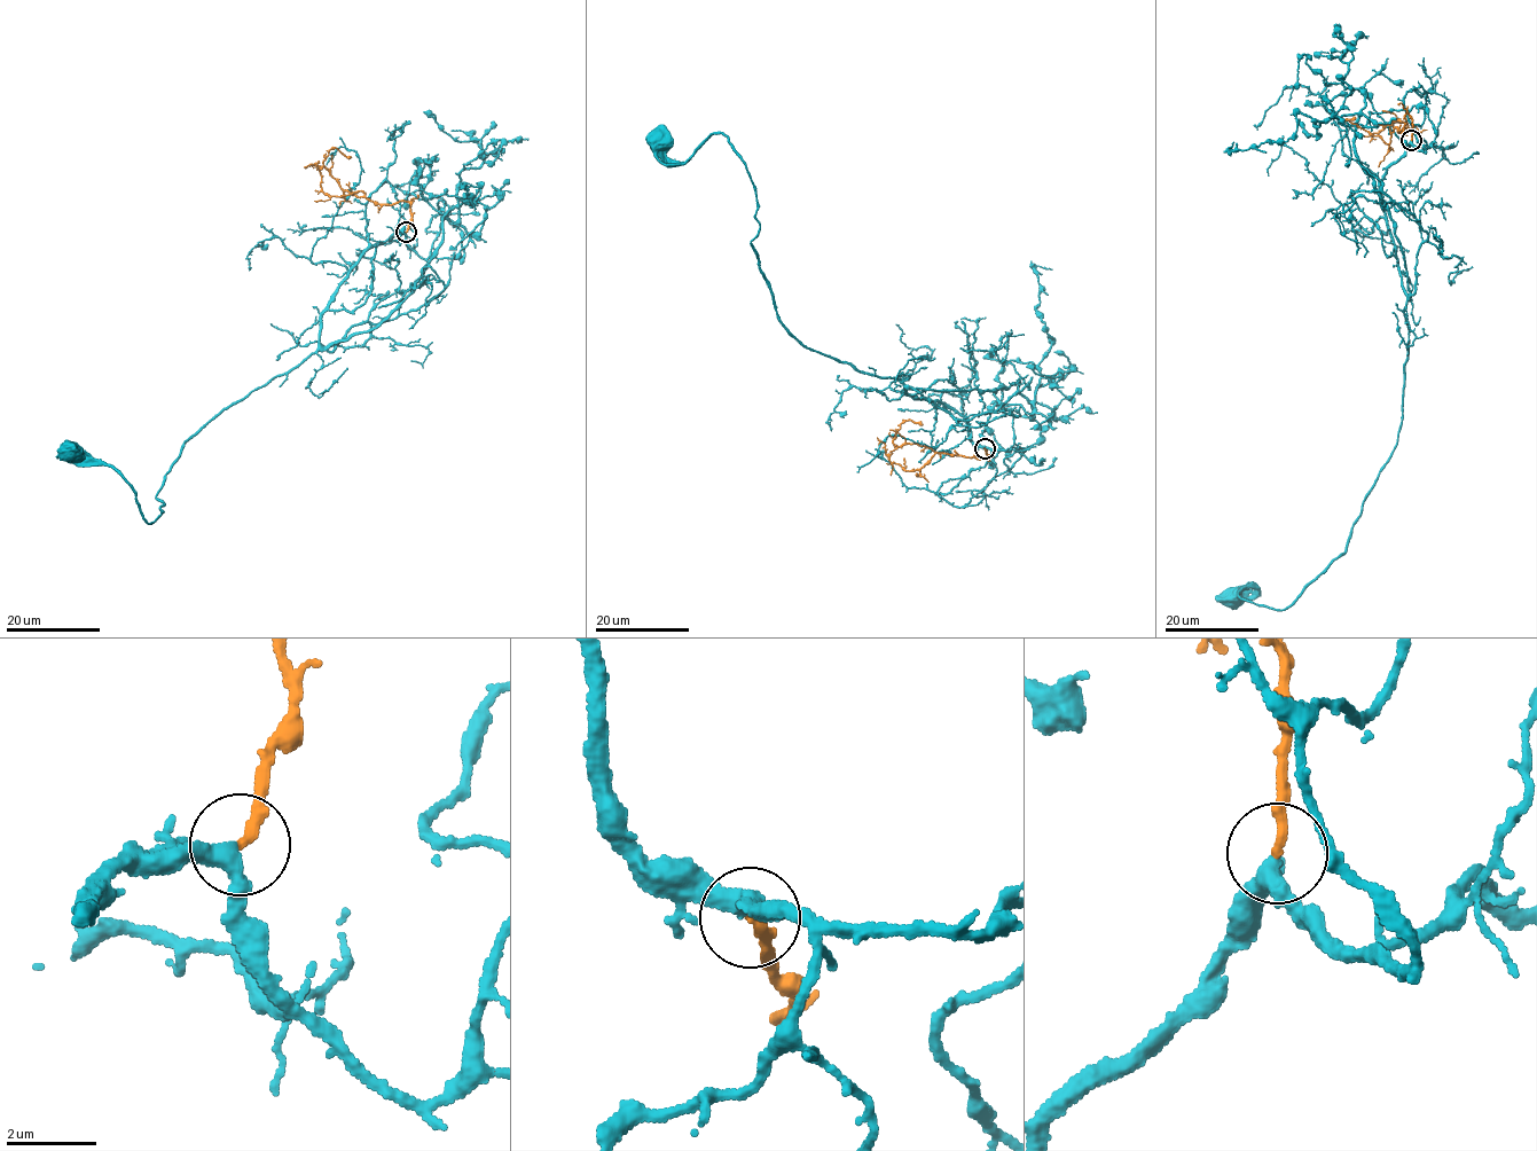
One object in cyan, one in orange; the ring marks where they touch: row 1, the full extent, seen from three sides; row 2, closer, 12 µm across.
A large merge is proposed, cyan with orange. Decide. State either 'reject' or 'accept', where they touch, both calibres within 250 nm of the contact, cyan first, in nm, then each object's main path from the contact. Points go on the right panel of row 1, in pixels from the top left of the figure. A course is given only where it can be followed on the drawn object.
accept | (1411, 140) | 360/240 nm | cyan via (1411, 140), (1380, 194), (1406, 298), (1396, 447), (1346, 554), (1284, 609), (1241, 599), (1251, 582), (1230, 602) | orange via (1411, 140), (1412, 118), (1406, 111), (1403, 130), (1394, 127), (1389, 150), (1377, 135), (1347, 118), (1355, 117)

